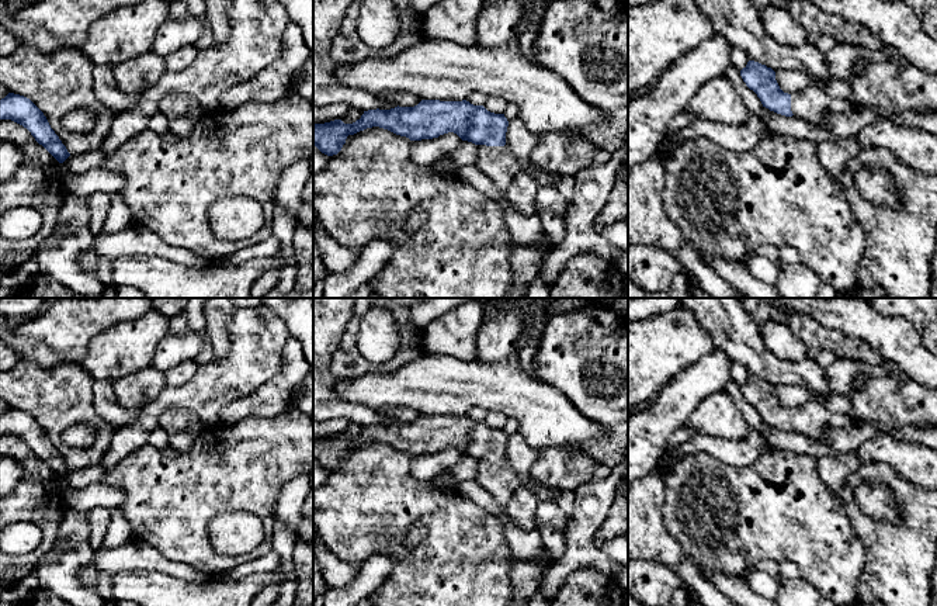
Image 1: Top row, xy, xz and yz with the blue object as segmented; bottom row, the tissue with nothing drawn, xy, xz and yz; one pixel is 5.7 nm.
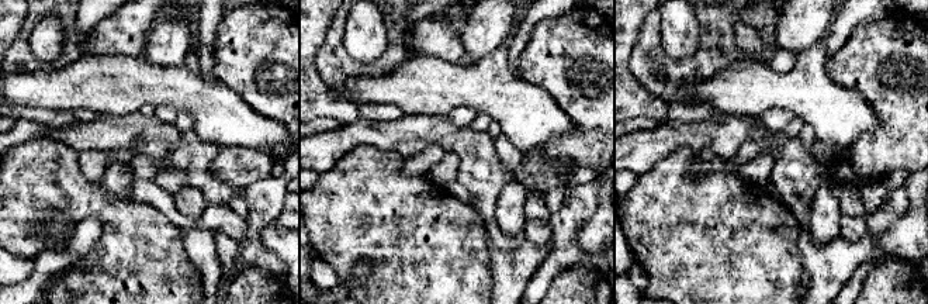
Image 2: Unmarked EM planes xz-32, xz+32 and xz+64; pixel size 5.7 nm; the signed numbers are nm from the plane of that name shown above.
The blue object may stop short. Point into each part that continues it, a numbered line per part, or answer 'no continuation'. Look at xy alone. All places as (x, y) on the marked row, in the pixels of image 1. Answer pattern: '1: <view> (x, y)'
no continuation

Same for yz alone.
1: yz (811, 104)

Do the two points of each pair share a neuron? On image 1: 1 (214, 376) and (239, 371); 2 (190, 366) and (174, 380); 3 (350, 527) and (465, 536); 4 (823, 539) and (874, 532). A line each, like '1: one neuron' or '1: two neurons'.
1: one neuron
2: one neuron
3: one neuron
4: two neurons

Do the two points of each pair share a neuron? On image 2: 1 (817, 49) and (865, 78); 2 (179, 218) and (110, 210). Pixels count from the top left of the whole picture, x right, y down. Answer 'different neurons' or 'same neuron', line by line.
1: different neurons
2: different neurons

